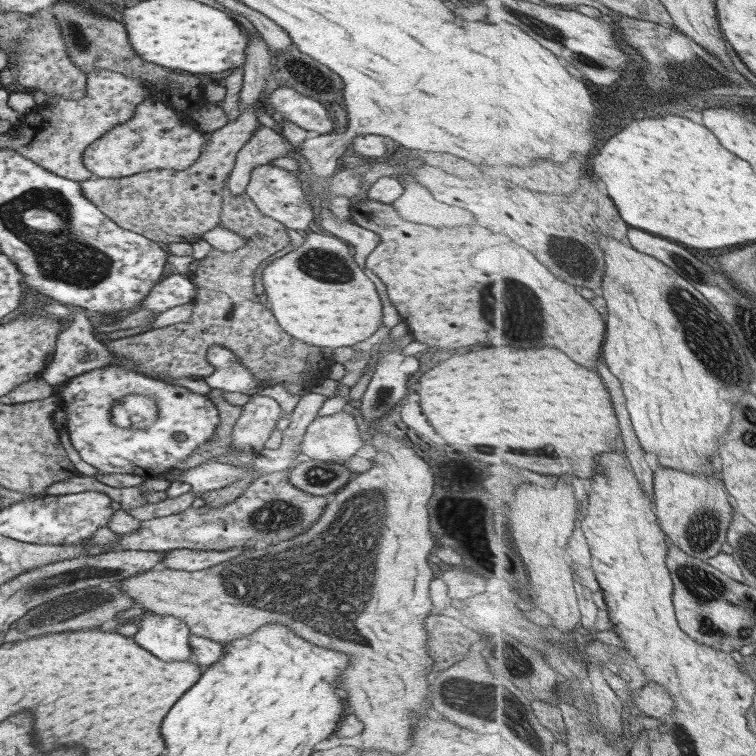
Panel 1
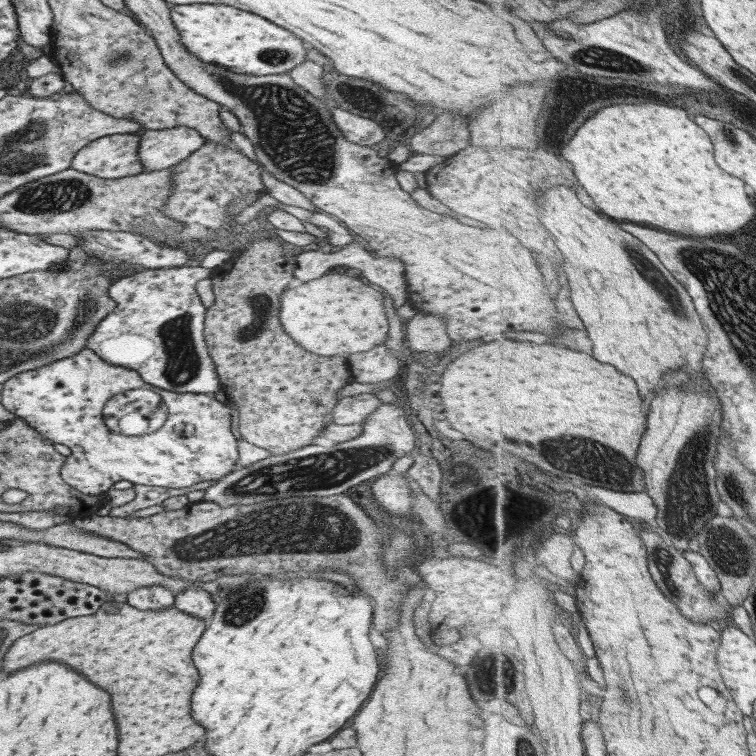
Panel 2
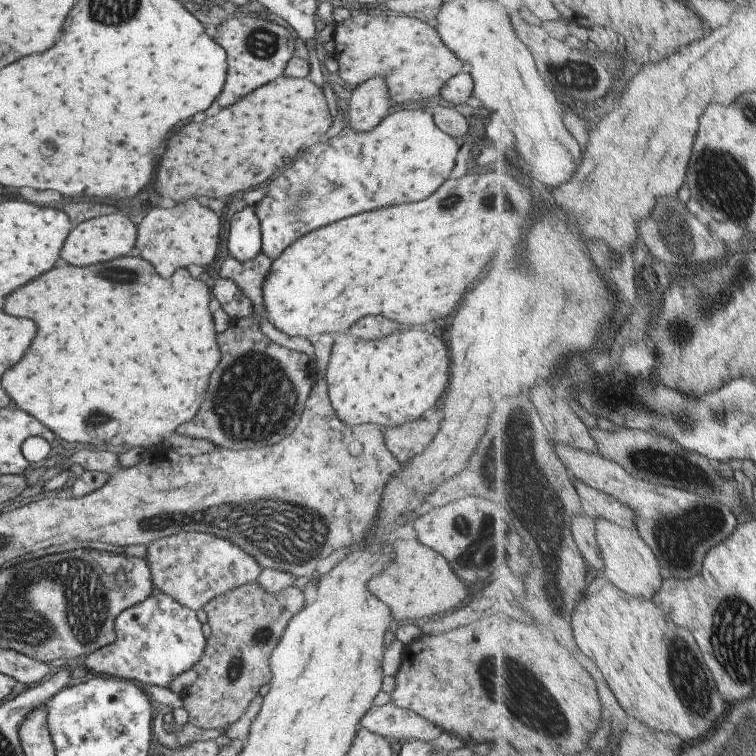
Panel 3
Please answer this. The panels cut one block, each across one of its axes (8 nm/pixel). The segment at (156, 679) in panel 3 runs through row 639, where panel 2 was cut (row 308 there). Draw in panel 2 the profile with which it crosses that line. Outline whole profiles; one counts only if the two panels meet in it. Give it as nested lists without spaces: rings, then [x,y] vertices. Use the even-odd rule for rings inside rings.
[[[194,266],[137,270],[107,288],[113,310],[105,314],[85,346],[107,364],[137,371],[147,387],[181,394],[210,395],[219,384],[203,340],[204,314],[195,283],[210,278],[212,270]]]

